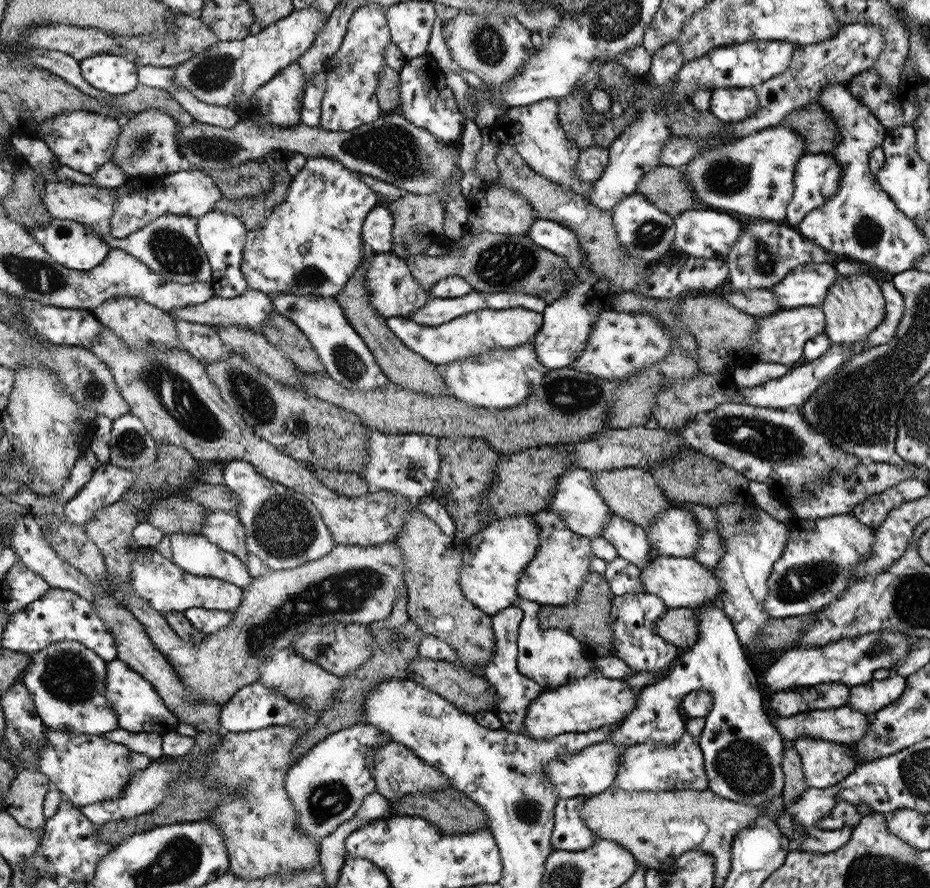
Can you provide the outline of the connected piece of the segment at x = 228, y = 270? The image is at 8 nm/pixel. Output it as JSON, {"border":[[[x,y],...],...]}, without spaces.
{"border":[[[220,210],[211,211],[198,219],[199,241],[210,260],[214,277],[211,286],[214,288],[215,296],[222,298],[234,298],[249,291],[246,279],[241,271],[241,260],[248,229],[232,214],[226,214]]]}

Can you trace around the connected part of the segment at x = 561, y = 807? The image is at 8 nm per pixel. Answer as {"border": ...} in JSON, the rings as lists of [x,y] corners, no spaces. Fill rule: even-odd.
{"border":[[[580,798],[558,799],[553,810],[551,843],[554,849],[578,852],[590,848],[598,839],[579,813]]]}

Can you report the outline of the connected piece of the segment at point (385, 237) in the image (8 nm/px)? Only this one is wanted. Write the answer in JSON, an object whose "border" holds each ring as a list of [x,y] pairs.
{"border":[[[378,204],[363,222],[362,239],[375,253],[393,251],[392,215],[387,205]]]}

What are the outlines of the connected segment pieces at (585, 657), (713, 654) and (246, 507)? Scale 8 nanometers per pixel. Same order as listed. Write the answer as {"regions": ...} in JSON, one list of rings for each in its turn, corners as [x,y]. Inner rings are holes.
{"regions":[[[[520,599],[516,604],[523,610],[523,619],[519,626],[517,665],[519,671],[541,686],[543,691],[568,684],[577,678],[588,676],[595,668],[595,661],[583,649],[580,642],[562,629],[543,629],[539,623],[537,602]]],[[[716,604],[701,606],[696,608],[695,612],[699,622],[698,641],[692,648],[683,651],[683,654],[673,662],[670,673],[641,690],[634,710],[609,734],[609,741],[627,744],[630,747],[640,744],[657,744],[657,746],[675,744],[680,740],[683,731],[684,716],[680,708],[682,699],[695,690],[708,691],[714,703],[699,738],[699,745],[704,755],[705,775],[710,783],[708,789],[738,804],[758,807],[773,800],[784,788],[785,776],[781,762],[788,743],[764,712],[762,692],[758,687],[759,672],[752,666],[746,650],[740,645],[731,619],[724,614],[720,605]]],[[[244,459],[225,462],[223,466],[223,484],[238,495],[236,514],[242,520],[244,530],[247,530],[247,549],[267,564],[270,571],[294,569],[312,562],[317,558],[327,556],[337,545],[328,531],[326,520],[320,515],[320,510],[310,499],[294,489],[282,486],[278,482],[264,478]]]]}

